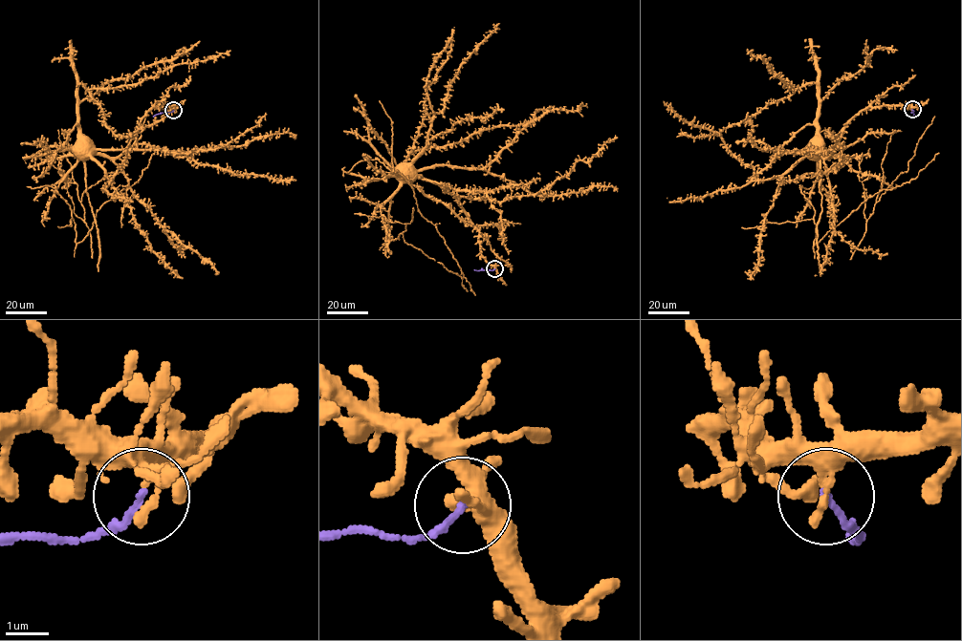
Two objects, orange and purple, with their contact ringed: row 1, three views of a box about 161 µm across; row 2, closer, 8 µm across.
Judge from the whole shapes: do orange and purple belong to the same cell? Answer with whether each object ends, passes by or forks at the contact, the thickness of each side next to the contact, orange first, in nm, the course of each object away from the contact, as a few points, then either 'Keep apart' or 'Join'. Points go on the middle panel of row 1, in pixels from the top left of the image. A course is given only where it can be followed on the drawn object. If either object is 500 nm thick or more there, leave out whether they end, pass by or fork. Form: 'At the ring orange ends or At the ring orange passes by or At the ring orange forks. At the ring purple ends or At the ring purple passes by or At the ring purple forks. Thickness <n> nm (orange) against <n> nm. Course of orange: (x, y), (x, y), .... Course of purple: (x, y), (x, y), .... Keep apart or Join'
At the ring orange ends. At the ring purple ends. Thickness 280 nm (orange) against 150 nm. Course of orange: (494, 268), (481, 254), (479, 231), (456, 197), (415, 173), (399, 173). Course of purple: (494, 268), (474, 269). Keep apart

